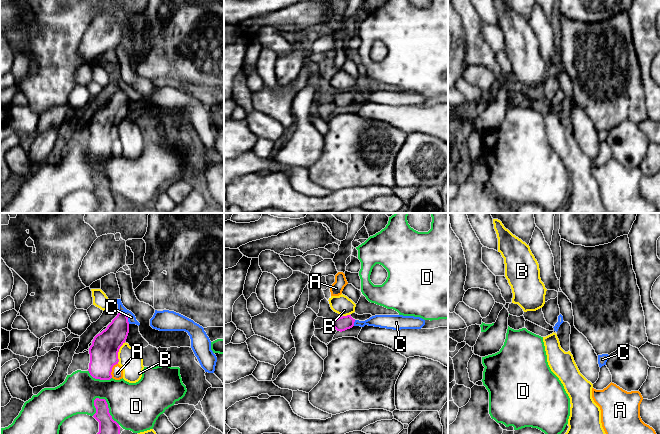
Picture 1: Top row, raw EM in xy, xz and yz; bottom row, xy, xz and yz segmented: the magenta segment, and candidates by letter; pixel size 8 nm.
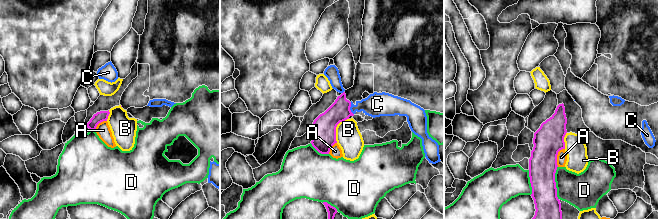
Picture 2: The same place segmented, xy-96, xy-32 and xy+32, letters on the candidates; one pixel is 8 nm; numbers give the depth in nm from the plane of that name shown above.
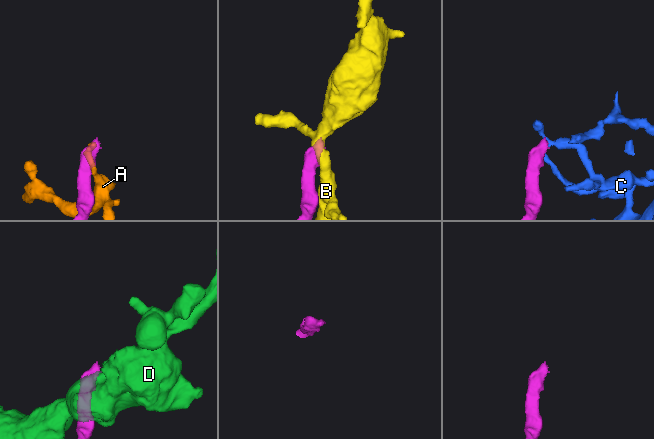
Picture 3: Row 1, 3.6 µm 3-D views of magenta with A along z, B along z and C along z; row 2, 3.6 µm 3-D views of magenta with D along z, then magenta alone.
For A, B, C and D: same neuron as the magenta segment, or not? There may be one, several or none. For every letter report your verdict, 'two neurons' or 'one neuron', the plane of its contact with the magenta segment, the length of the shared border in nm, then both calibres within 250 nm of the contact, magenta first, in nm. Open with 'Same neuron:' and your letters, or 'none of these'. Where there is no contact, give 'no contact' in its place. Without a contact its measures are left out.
Same neuron: none of these
A: two neurons | xy | 130 nm | 220/100 nm
B: two neurons | xy | 190 nm | 220/190 nm
C: two neurons | xy | 130 nm | 200/60 nm
D: two neurons | xy | 300 nm | 180/380 nm

